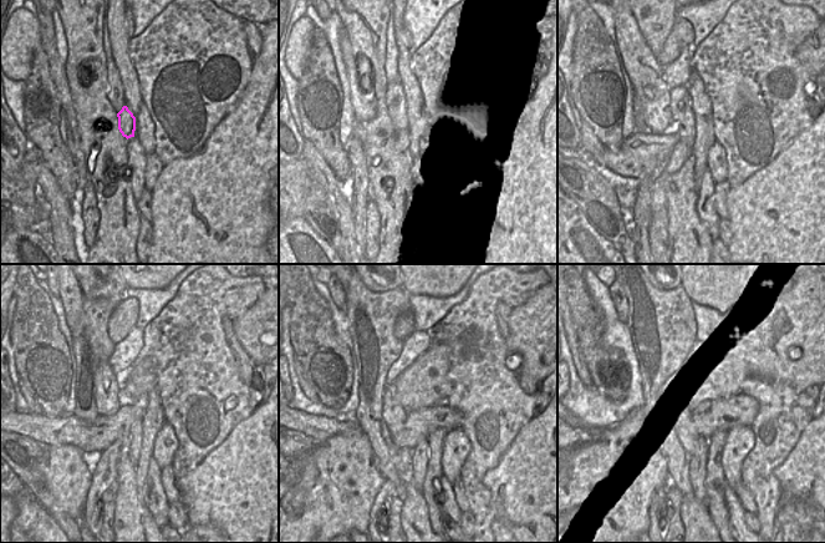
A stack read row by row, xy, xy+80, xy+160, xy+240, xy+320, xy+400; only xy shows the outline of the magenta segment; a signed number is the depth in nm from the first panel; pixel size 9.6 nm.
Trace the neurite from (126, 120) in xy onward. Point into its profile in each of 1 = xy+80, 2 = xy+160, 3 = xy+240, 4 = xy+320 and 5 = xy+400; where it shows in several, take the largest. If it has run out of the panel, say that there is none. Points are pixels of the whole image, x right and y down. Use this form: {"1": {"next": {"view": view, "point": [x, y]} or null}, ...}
{"1": {"next": {"view": "xy+80", "point": [402, 136]}}, "2": {"next": {"view": "xy+160", "point": [681, 152]}}, "3": {"next": {"view": "xy+240", "point": [103, 477]}}, "4": {"next": {"view": "xy+320", "point": [387, 488]}}, "5": {"next": {"view": "xy+400", "point": [655, 506]}}}

